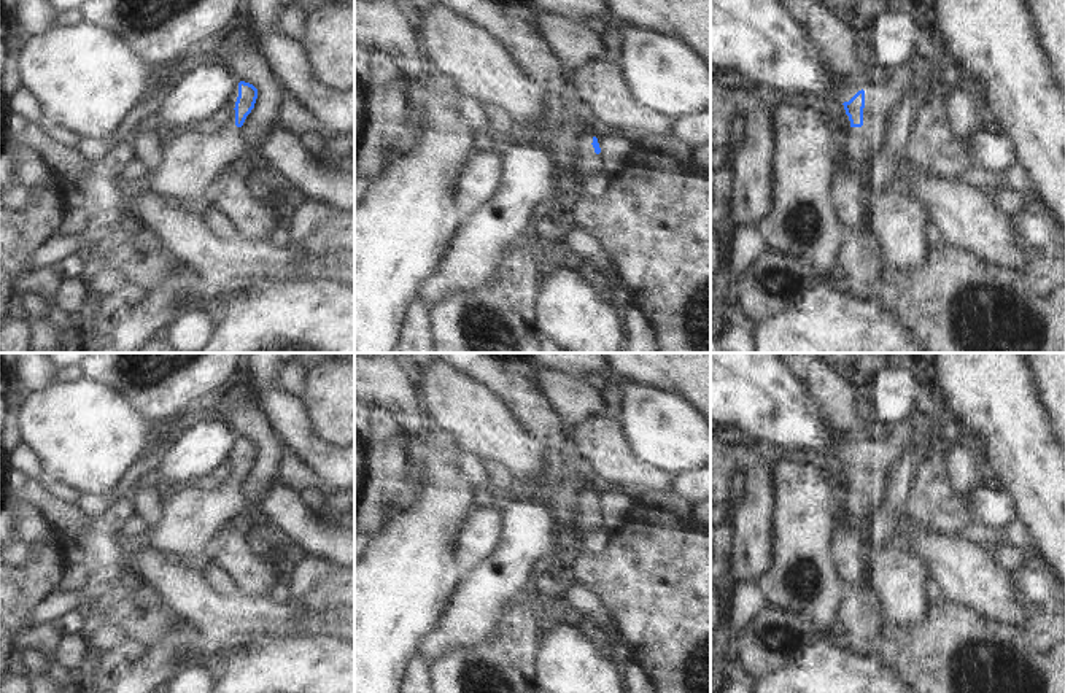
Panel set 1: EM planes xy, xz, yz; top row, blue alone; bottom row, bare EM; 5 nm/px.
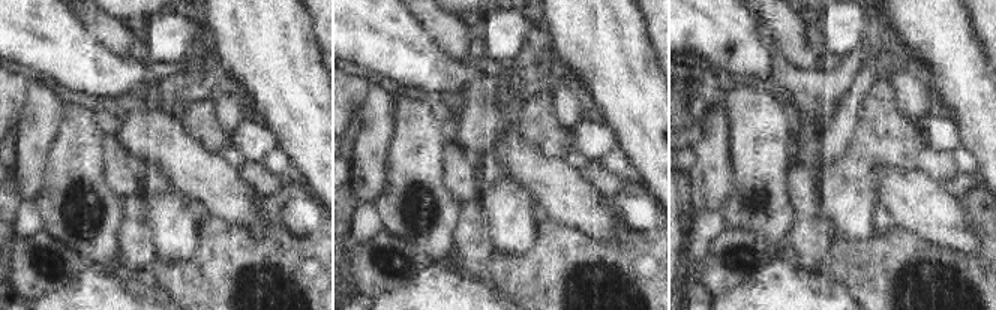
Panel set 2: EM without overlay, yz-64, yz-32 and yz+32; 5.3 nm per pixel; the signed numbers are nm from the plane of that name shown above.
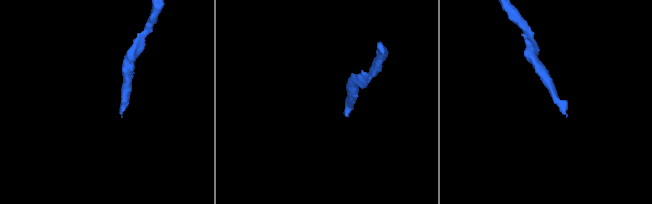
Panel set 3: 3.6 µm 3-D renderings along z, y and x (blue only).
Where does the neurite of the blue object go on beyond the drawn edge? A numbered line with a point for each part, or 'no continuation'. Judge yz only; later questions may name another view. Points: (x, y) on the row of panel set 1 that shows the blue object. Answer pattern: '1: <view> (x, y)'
1: yz (863, 142)

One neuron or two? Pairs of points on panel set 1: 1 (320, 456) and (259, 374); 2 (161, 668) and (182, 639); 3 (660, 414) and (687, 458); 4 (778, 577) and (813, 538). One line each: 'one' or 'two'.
1: one
2: one
3: one
4: one

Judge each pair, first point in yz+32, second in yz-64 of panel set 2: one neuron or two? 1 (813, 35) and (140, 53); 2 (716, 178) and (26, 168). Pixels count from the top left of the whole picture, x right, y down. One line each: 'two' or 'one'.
1: one
2: one

